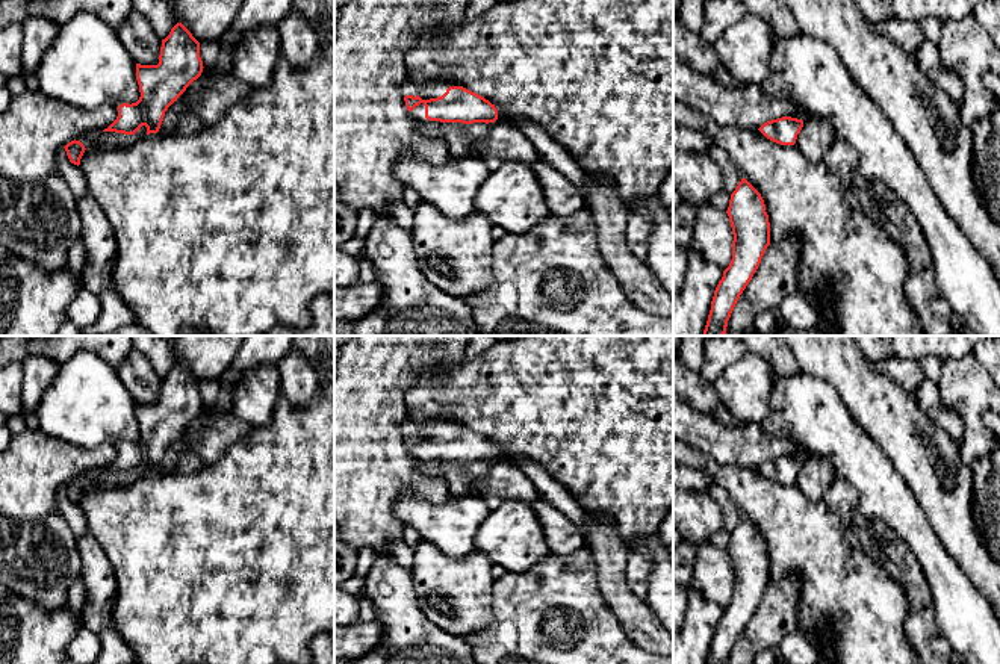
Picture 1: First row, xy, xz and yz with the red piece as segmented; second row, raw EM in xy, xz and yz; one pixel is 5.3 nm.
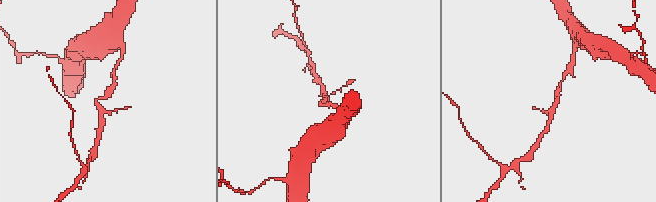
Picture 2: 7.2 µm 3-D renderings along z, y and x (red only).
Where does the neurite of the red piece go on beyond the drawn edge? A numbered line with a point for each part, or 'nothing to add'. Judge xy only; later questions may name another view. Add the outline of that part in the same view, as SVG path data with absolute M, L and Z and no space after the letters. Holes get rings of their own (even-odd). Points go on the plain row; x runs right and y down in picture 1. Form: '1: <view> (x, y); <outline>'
nothing to add

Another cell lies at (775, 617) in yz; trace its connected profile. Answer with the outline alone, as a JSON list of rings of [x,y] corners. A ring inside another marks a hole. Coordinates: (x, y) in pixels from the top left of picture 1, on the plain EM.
[[[791,573],[779,582],[770,582],[740,634],[728,664],[753,664],[761,652],[778,649],[782,638],[797,629],[799,593],[799,579]]]

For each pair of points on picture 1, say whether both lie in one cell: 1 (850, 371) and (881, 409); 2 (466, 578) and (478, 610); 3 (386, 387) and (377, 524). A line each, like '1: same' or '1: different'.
1: same
2: same
3: same

